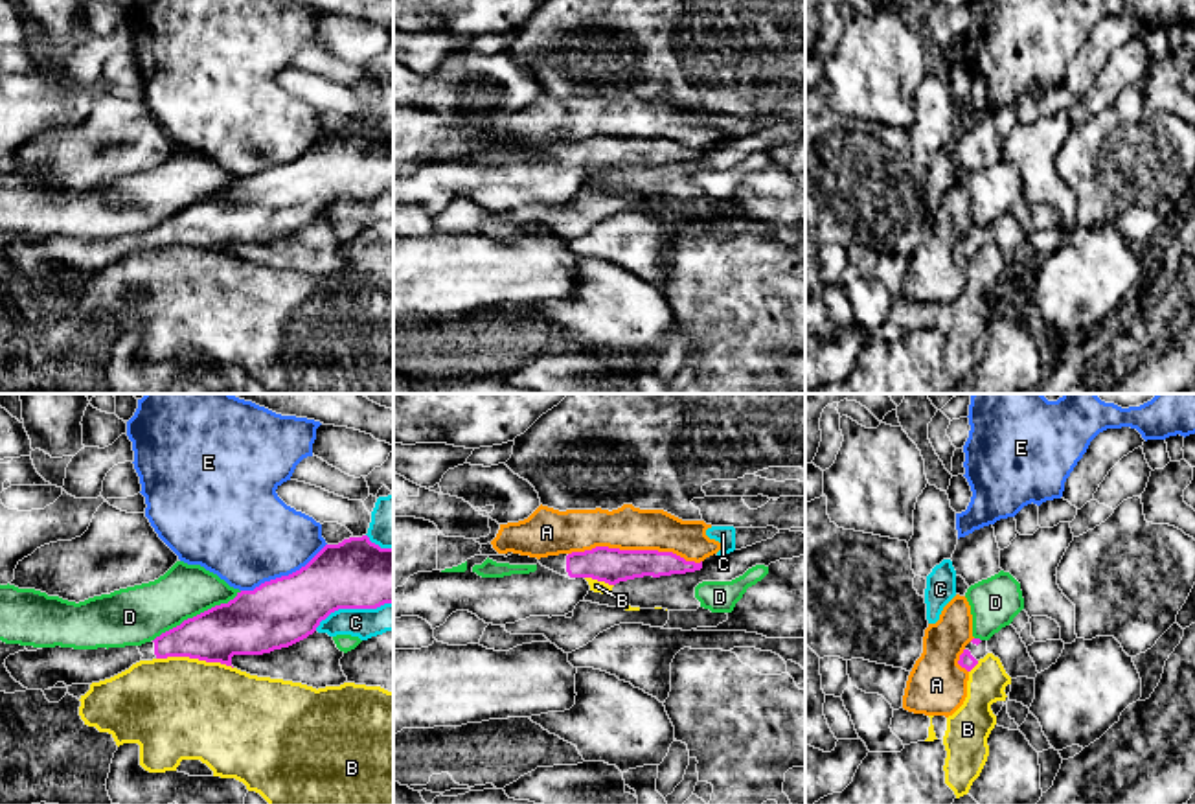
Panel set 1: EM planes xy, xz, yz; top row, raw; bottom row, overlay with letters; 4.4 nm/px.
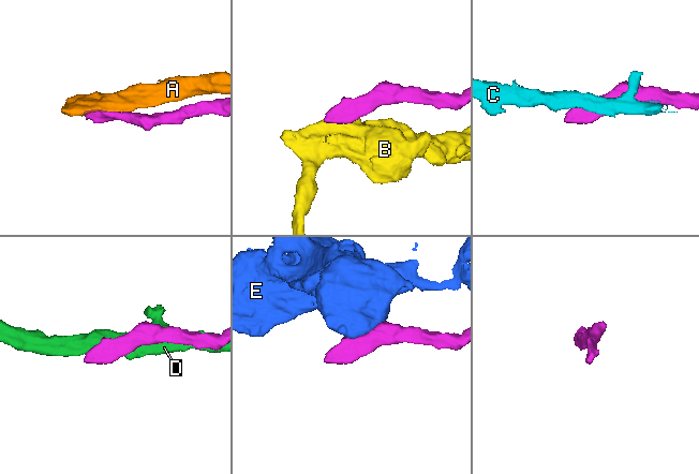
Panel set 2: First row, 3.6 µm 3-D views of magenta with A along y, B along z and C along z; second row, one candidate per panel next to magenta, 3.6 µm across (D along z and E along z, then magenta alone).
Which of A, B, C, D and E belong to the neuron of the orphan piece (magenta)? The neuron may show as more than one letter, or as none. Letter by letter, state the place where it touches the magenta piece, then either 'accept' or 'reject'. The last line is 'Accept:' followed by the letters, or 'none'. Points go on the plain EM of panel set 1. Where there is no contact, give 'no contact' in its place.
A: xz (635, 138) | reject
B: xy (195, 245) | reject
C: xy (352, 195) | reject
D: xy (197, 203) | reject
E: xy (284, 164) | reject
Accept: none

